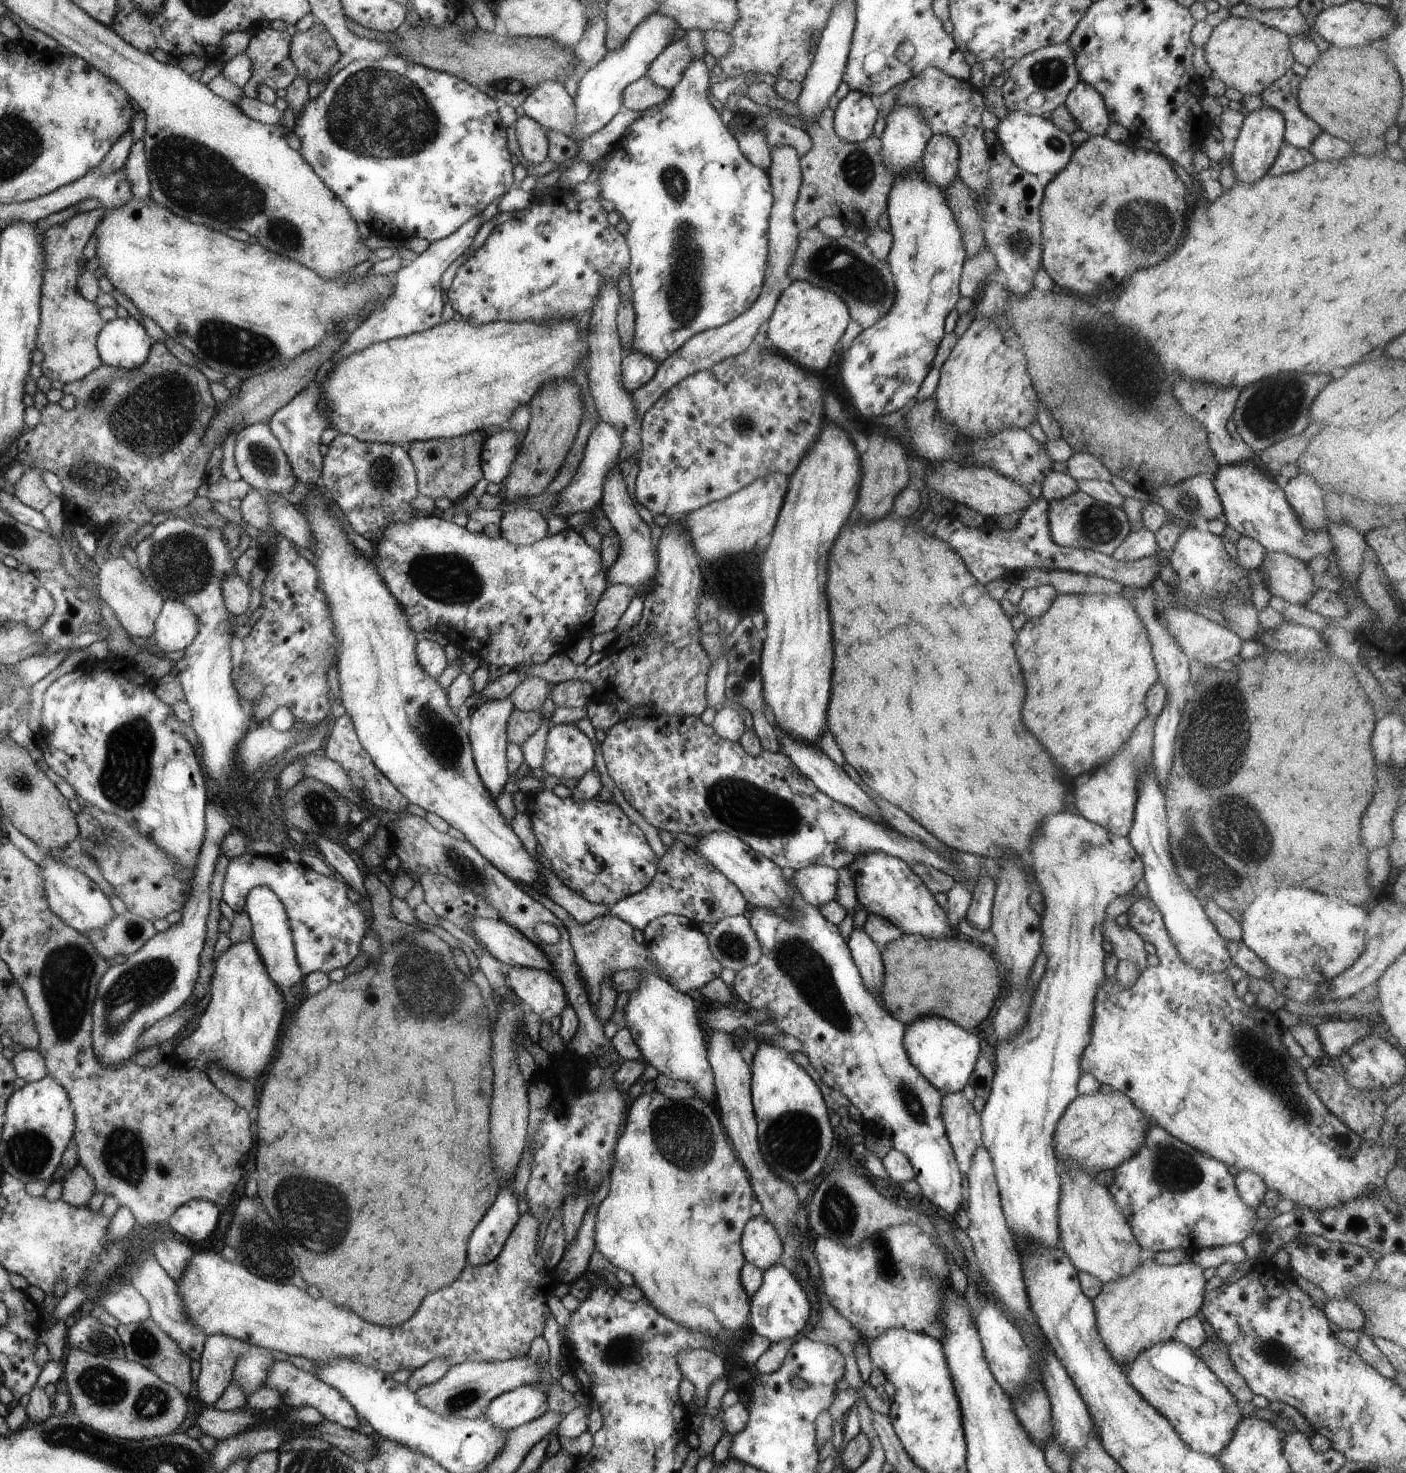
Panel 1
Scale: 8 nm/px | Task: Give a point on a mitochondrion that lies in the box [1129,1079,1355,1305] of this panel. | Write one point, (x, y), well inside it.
(1173, 1168)

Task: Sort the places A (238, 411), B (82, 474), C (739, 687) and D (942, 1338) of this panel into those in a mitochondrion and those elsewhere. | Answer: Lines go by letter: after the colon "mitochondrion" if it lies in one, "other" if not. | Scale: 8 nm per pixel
A: other
B: mitochondrion
C: mitochondrion
D: other

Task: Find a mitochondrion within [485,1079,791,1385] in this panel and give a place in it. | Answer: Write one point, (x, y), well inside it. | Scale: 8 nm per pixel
(682, 1138)

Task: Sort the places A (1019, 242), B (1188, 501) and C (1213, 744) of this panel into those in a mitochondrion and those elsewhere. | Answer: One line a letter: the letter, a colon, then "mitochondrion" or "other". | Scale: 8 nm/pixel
A: mitochondrion
B: mitochondrion
C: mitochondrion

